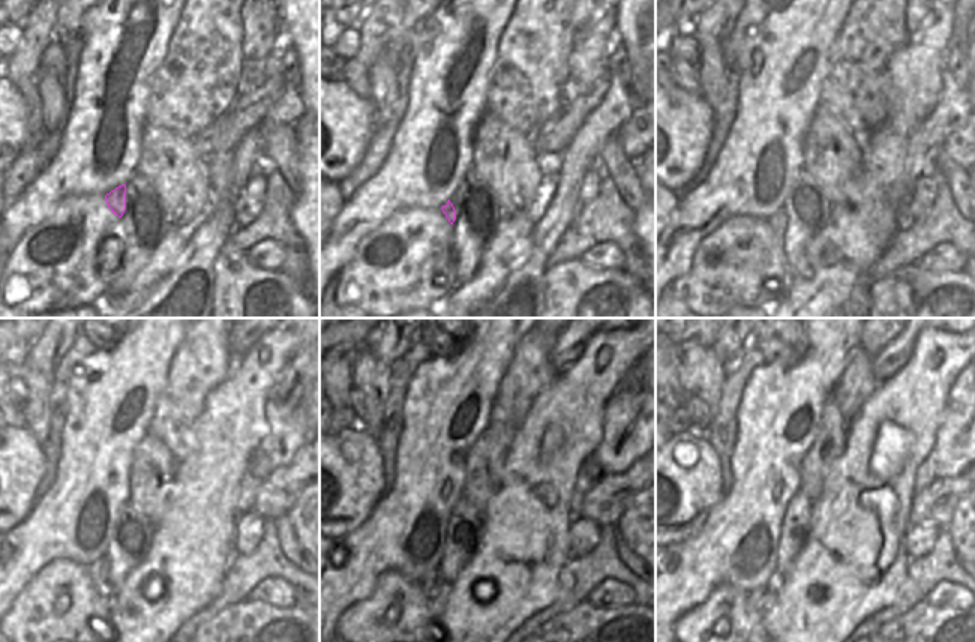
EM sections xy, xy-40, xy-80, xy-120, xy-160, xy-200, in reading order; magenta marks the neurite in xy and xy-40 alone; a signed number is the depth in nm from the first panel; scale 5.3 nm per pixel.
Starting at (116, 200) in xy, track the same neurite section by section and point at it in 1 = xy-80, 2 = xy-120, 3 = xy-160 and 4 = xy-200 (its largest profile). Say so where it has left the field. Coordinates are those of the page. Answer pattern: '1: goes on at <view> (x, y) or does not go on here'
1: goes on at xy-80 (777, 221)
2: goes on at xy-120 (98, 570)
3: goes on at xy-160 (429, 587)
4: goes on at xy-200 (761, 600)

